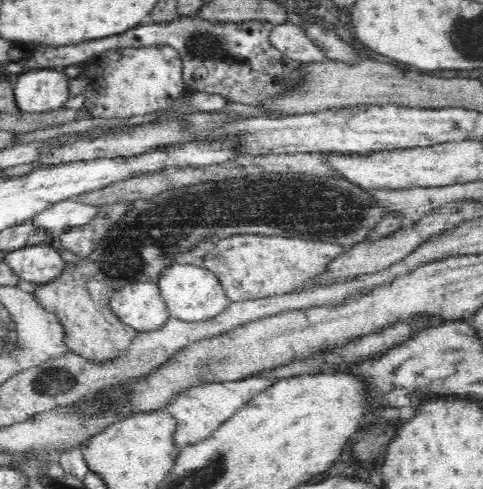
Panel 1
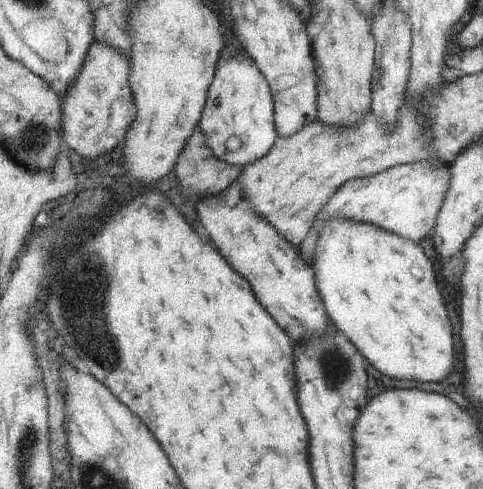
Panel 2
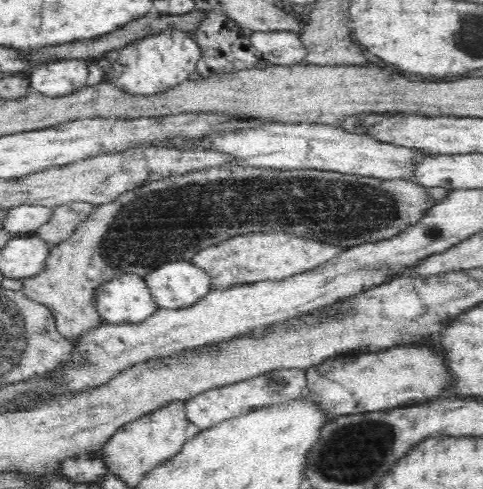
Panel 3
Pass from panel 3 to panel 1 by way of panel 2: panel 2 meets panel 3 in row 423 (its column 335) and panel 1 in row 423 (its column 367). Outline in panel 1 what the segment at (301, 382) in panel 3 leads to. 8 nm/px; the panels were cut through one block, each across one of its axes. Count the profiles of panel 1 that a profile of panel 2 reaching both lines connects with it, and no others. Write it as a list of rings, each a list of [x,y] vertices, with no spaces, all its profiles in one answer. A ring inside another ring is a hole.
[[[250,376],[250,378],[238,380],[238,382],[200,384],[200,386],[184,390],[182,394],[178,394],[174,398],[172,404],[162,408],[164,412],[168,412],[178,422],[178,428],[176,428],[176,434],[174,434],[174,444],[182,452],[182,450],[186,450],[186,446],[194,446],[194,444],[200,444],[202,440],[210,438],[226,420],[230,420],[234,414],[238,414],[246,406],[246,402],[250,402],[262,390],[270,388],[274,382],[276,382],[276,378]]]

